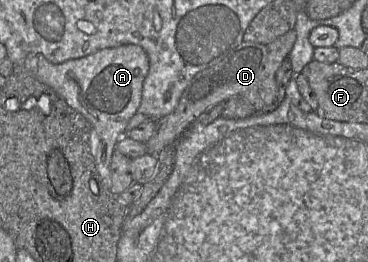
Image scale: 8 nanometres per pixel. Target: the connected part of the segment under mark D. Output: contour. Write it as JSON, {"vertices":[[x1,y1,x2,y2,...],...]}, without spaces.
{"vertices":[[292,29,267,44,243,41,216,63,198,72,184,90,175,110,155,122,154,133,146,142,147,153,158,155,165,147,174,145,204,111,233,97,247,99,256,111,273,103,276,72,288,58,296,38]]}

